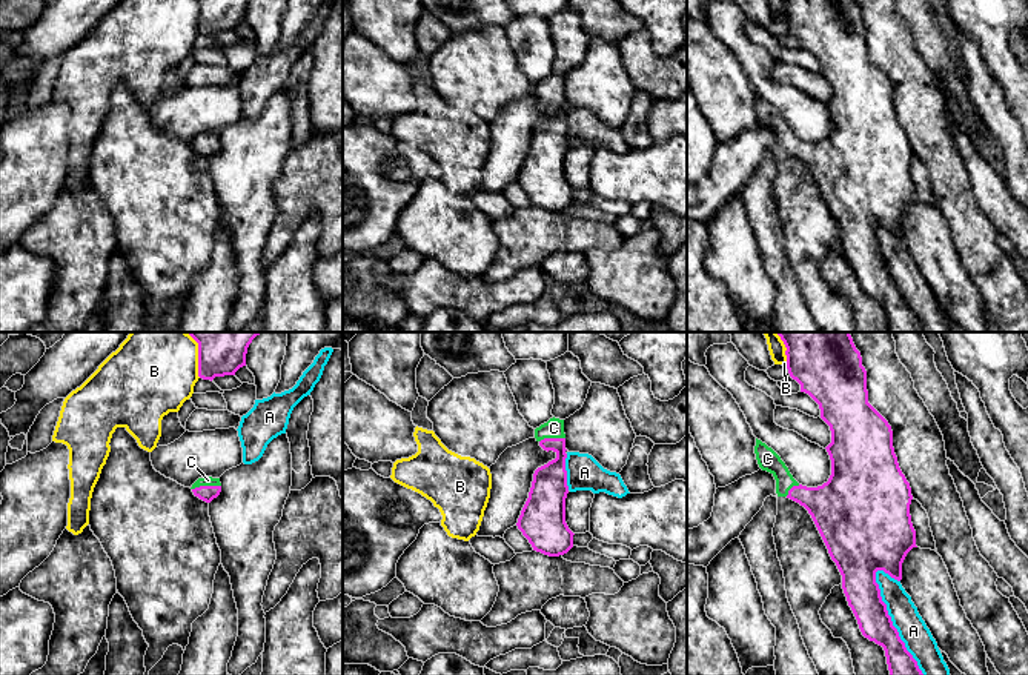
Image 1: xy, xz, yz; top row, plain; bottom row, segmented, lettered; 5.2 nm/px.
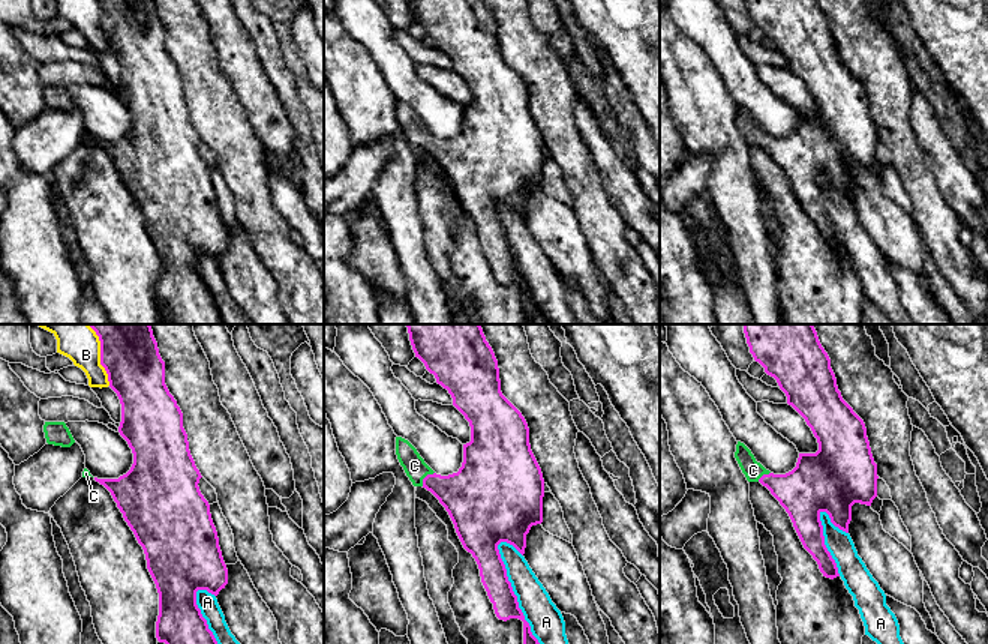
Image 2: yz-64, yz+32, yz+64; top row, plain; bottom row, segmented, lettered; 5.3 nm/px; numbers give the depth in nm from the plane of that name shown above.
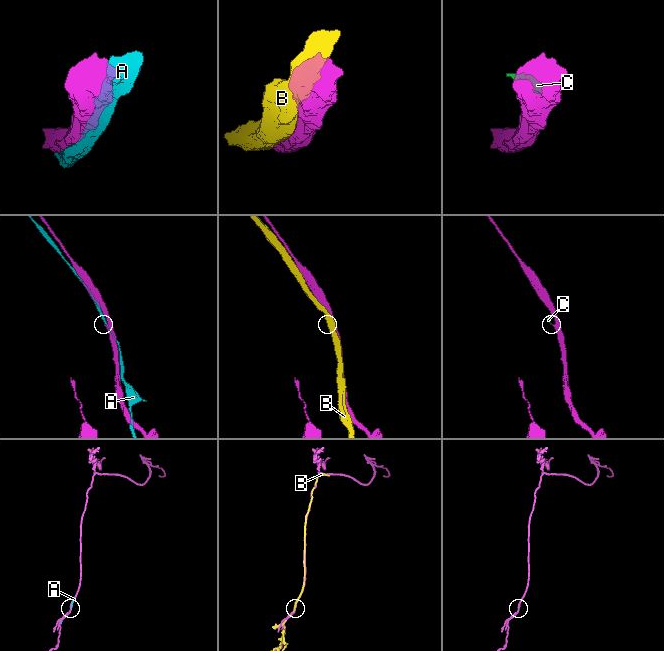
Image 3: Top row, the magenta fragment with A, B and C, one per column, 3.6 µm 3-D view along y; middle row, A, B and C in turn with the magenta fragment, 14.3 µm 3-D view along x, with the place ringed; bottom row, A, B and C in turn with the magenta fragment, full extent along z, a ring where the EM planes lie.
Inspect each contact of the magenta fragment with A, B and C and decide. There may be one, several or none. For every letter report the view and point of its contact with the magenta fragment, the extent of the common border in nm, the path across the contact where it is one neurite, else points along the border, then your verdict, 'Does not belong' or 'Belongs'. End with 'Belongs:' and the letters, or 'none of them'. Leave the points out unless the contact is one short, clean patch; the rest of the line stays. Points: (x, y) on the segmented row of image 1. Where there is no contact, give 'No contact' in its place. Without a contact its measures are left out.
A: Touches magenta at yz (892, 621). Shared border 600 nm. Does not belong
B: Touches magenta at xy (198, 354). Shared border 260 nm. Does not belong
C: Touches magenta at xy (206, 486). Shared border 150 nm. Path across: xy (203, 492), (206, 486), (208, 480). Belongs
Belongs: C

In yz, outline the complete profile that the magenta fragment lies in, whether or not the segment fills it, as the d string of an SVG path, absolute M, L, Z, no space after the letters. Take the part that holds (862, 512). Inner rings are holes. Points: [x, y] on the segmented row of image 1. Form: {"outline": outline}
{"outline": "M776 332L787 351L787 369L821 409L830 426L831 443L825 447L831 460L831 475L817 487L799 484L781 457L756 438L754 454L762 471L776 480L778 497L804 506L811 515L831 560L842 575L842 589L865 638L882 646L890 675L924 675L907 650L882 601L876 572L902 580L902 563L916 546L911 523L913 500L910 483L902 474L893 447L888 421L868 403L867 371L850 332Z"}

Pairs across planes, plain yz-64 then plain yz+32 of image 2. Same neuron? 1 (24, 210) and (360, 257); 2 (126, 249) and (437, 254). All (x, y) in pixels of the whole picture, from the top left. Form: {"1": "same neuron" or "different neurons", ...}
{"1": "same neuron", "2": "same neuron"}

